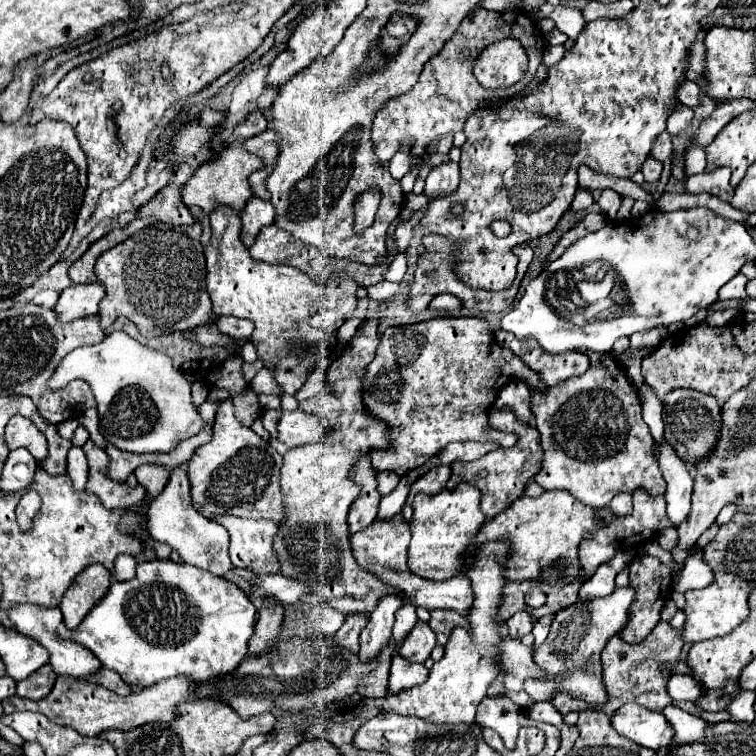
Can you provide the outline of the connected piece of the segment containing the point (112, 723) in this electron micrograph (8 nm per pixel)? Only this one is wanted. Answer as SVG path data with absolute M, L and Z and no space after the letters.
M61 675L61 677L57 677L55 687L51 689L51 693L47 697L43 697L39 701L25 701L19 697L11 697L11 699L3 701L3 709L5 709L5 713L13 713L17 709L39 711L39 713L45 713L53 723L73 727L77 733L83 733L85 737L95 737L107 729L129 731L129 729L135 729L135 727L139 727L143 723L151 723L151 721L173 721L175 719L173 707L191 695L193 685L195 685L195 681L189 677L173 677L167 681L159 681L159 685L141 689L139 693L121 697L101 685L95 685L89 681L77 681L77 679Z

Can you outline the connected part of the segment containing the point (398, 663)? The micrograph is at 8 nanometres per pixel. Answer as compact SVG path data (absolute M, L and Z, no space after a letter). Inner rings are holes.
M395 653L393 663L391 663L391 671L389 671L387 691L389 693L401 693L403 689L425 683L427 677L429 677L429 671L425 669L425 665L411 663L411 661L403 659L399 653Z

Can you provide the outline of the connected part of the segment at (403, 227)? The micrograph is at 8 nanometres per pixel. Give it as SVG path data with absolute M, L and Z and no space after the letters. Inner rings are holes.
M415 211L415 215L413 215L409 221L397 225L397 229L395 229L395 241L393 241L395 253L405 253L405 251L407 251L409 241L411 241L411 237L413 237L413 225L419 223L419 219L421 219L421 213Z

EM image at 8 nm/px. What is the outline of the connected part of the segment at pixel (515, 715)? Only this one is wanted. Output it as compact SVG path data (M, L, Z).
M485 697L477 707L477 719L475 725L491 727L495 729L501 739L517 739L519 727L537 727L535 721L531 721L521 707L517 707L507 697Z

